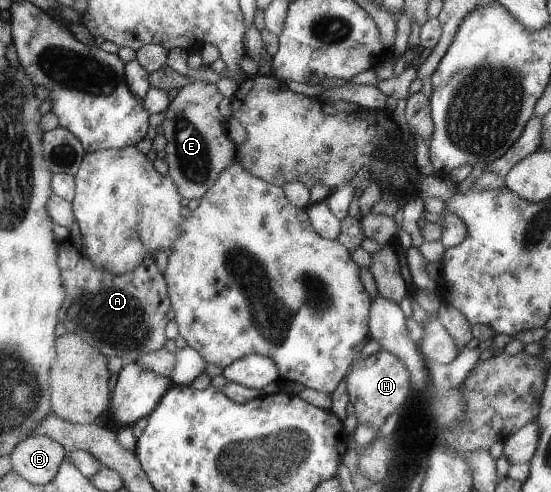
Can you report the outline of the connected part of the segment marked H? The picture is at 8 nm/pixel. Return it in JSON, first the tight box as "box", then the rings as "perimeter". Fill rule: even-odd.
{"box":[345,349,412,431],"perimeter":[[[385,349],[368,357],[356,357],[345,377],[346,391],[350,403],[354,405],[357,423],[373,427],[378,431],[389,415],[408,404],[409,396],[412,393],[407,365]]]}

